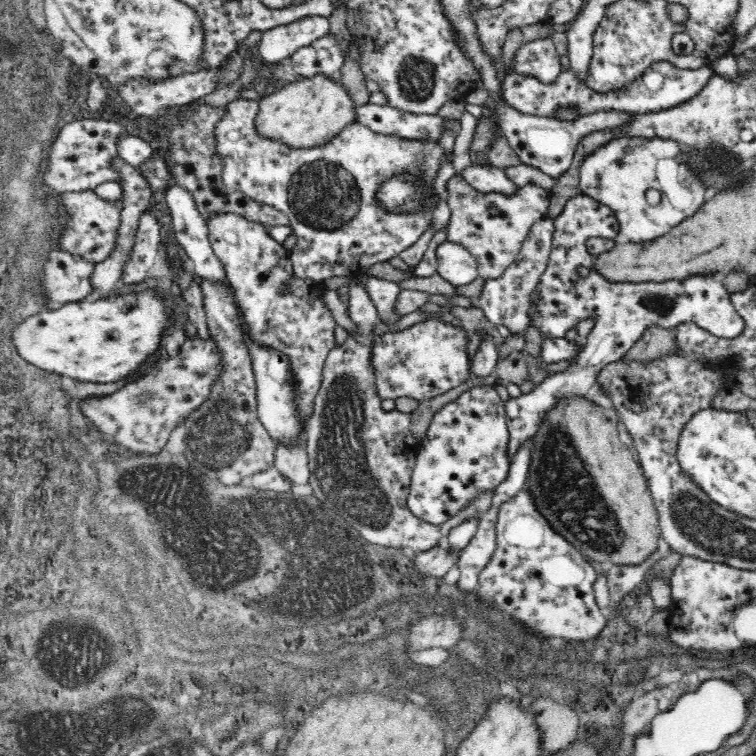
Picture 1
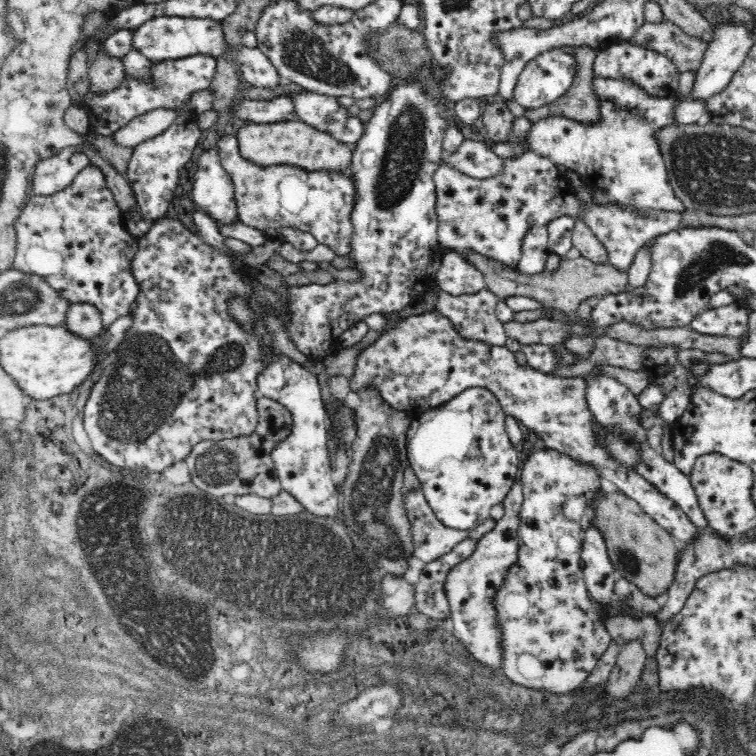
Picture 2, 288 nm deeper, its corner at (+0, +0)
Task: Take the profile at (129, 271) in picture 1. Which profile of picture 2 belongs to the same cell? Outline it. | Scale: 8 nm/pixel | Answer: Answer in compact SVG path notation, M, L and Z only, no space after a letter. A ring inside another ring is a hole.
M88 164L74 182L52 196L28 196L28 202L14 220L14 230L18 236L16 244L16 258L14 258L14 270L22 276L40 278L44 284L48 284L56 294L70 304L90 304L102 314L102 328L110 330L110 326L130 314L130 304L138 300L138 280L134 278L130 266L134 256L140 248L140 238L130 234L124 224L122 208L118 206L112 190L108 188L104 170L100 170L94 164Z

